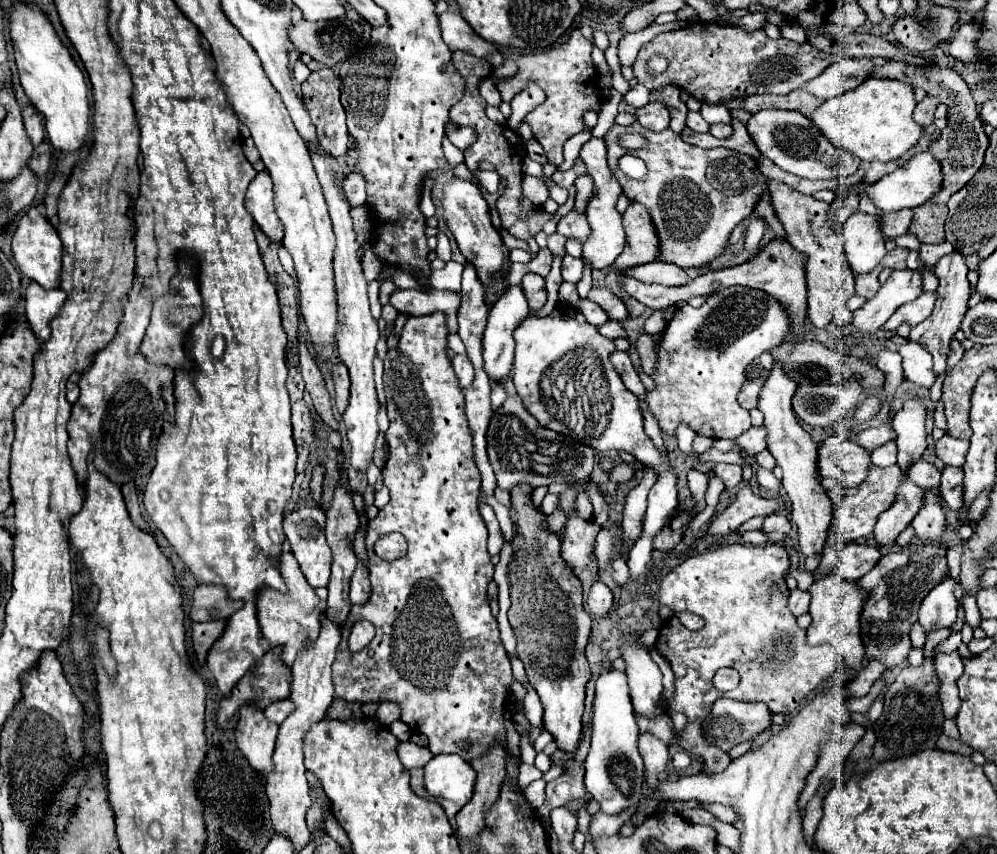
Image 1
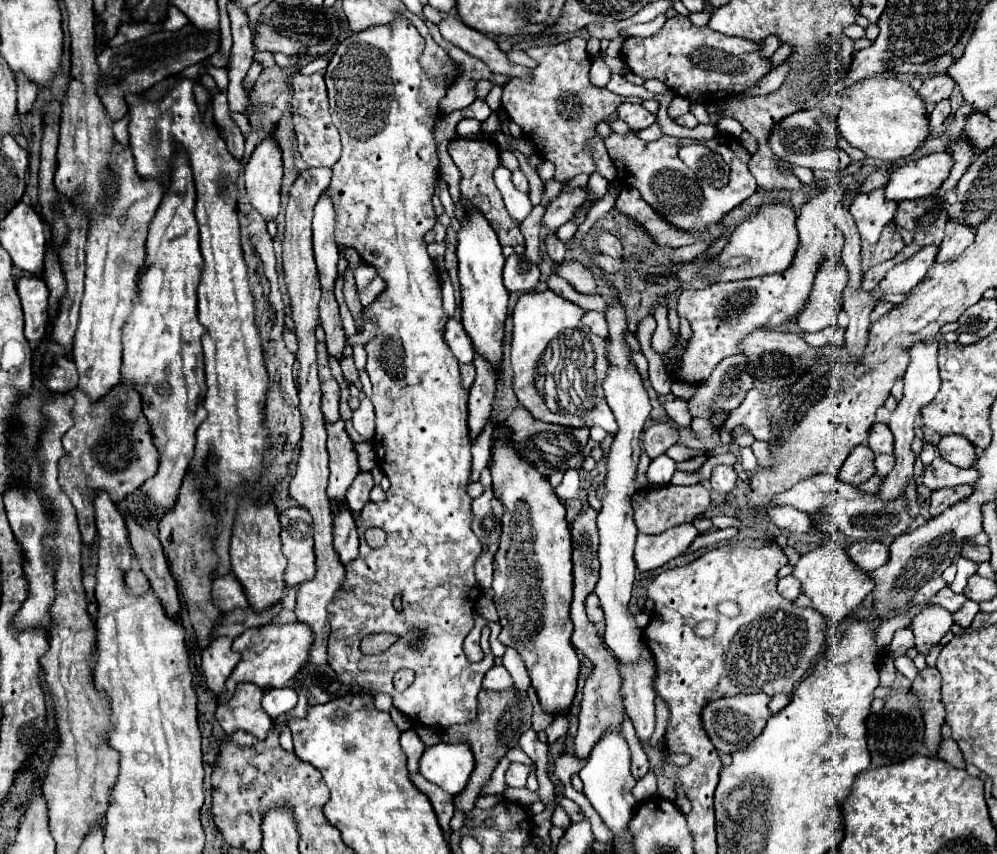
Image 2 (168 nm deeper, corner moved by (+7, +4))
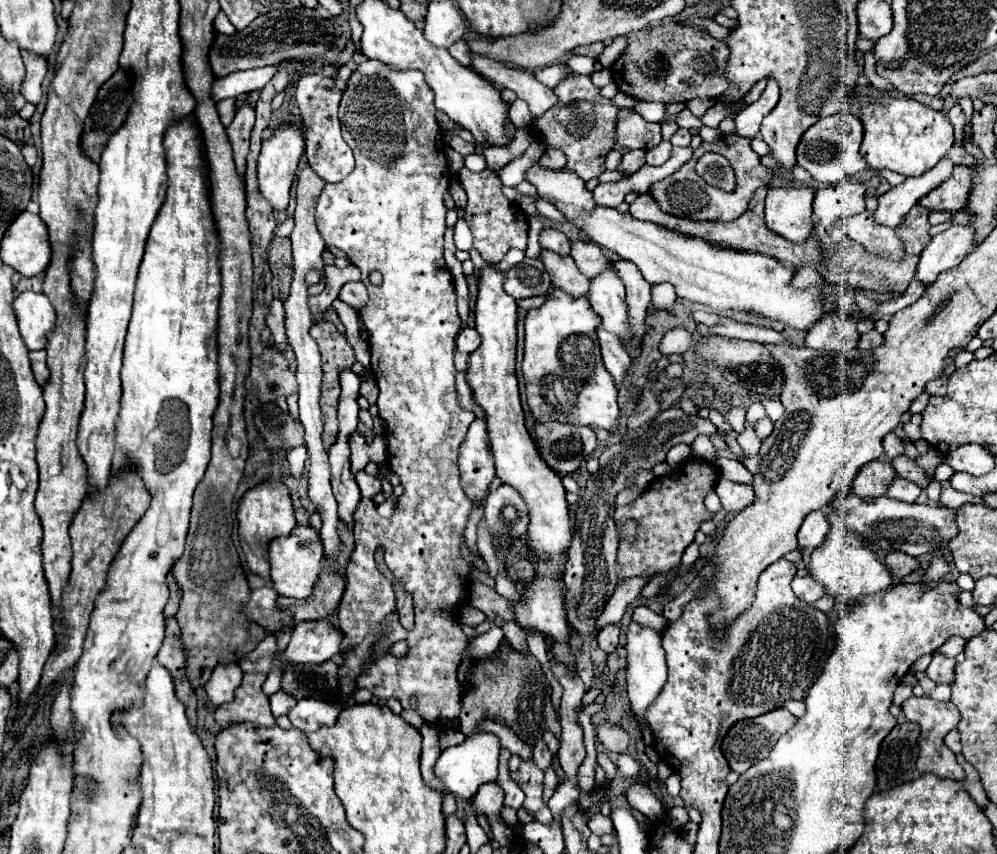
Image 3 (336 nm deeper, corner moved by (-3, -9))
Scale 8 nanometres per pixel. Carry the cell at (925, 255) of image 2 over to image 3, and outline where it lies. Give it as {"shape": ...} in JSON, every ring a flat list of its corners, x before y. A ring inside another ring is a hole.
{"shape":[[952,224,948,230,936,234,928,248,924,248,914,278,918,278,924,286,932,286,940,272,958,266,972,248,972,228]]}

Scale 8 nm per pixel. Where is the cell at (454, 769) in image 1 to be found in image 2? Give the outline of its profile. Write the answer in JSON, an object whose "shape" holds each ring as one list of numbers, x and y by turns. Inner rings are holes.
{"shape":[[440,741,420,757,420,773,450,795,458,795,466,787,474,767,474,753,468,743]]}

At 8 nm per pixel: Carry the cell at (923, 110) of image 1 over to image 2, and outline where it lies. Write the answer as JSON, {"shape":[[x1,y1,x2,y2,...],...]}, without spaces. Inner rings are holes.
{"shape":[[938,75,938,77,928,77,928,79,924,79,924,83,922,83,922,89,920,89,920,97,922,97,922,101,926,103,926,105,934,105,934,103,938,103,938,101,942,101,942,99,948,99,948,97,952,97,952,93,954,93,954,87,956,87,956,83,954,83,954,79,950,77,950,75]]}

